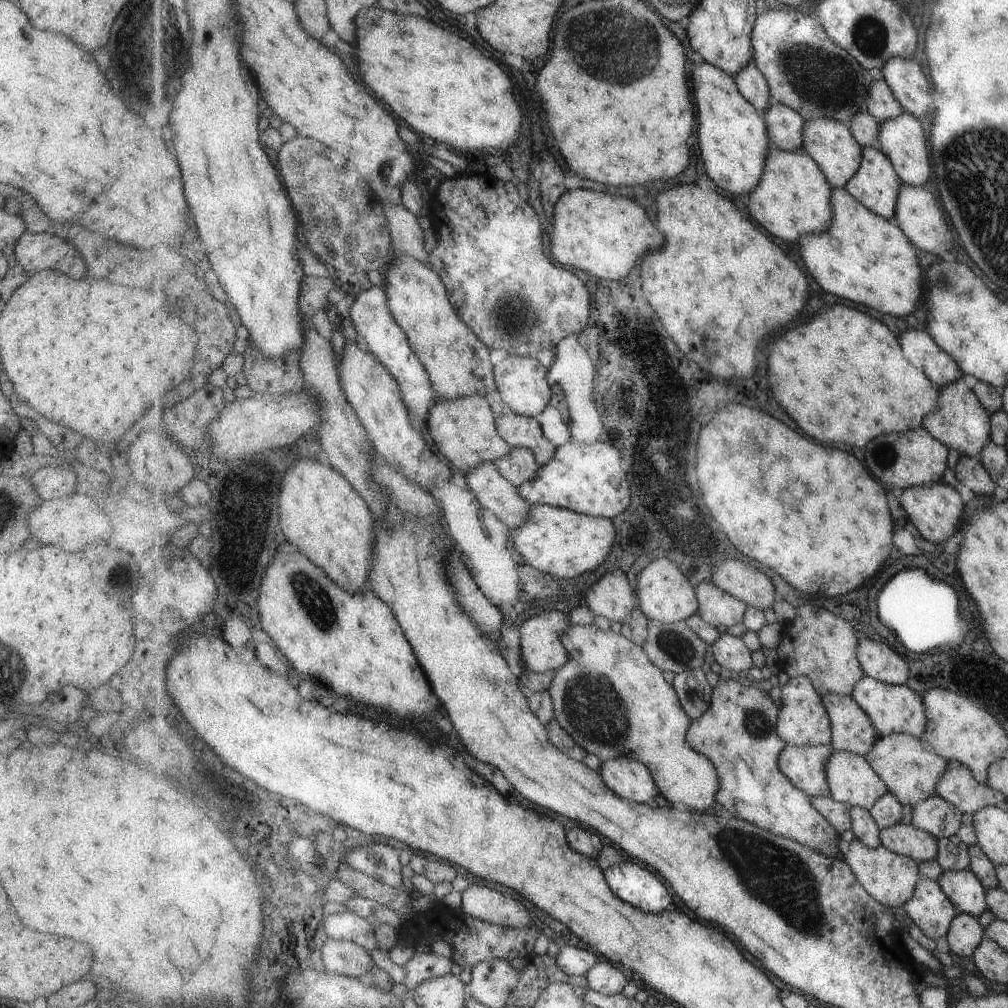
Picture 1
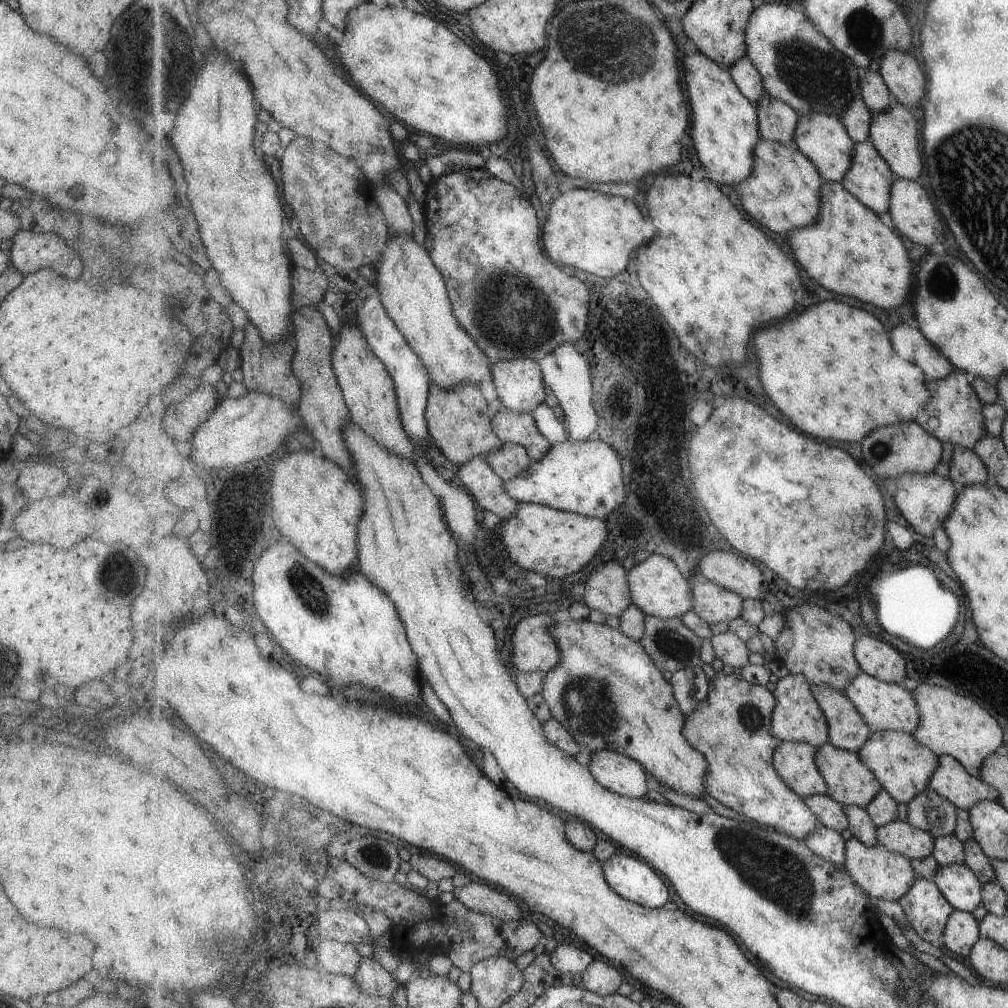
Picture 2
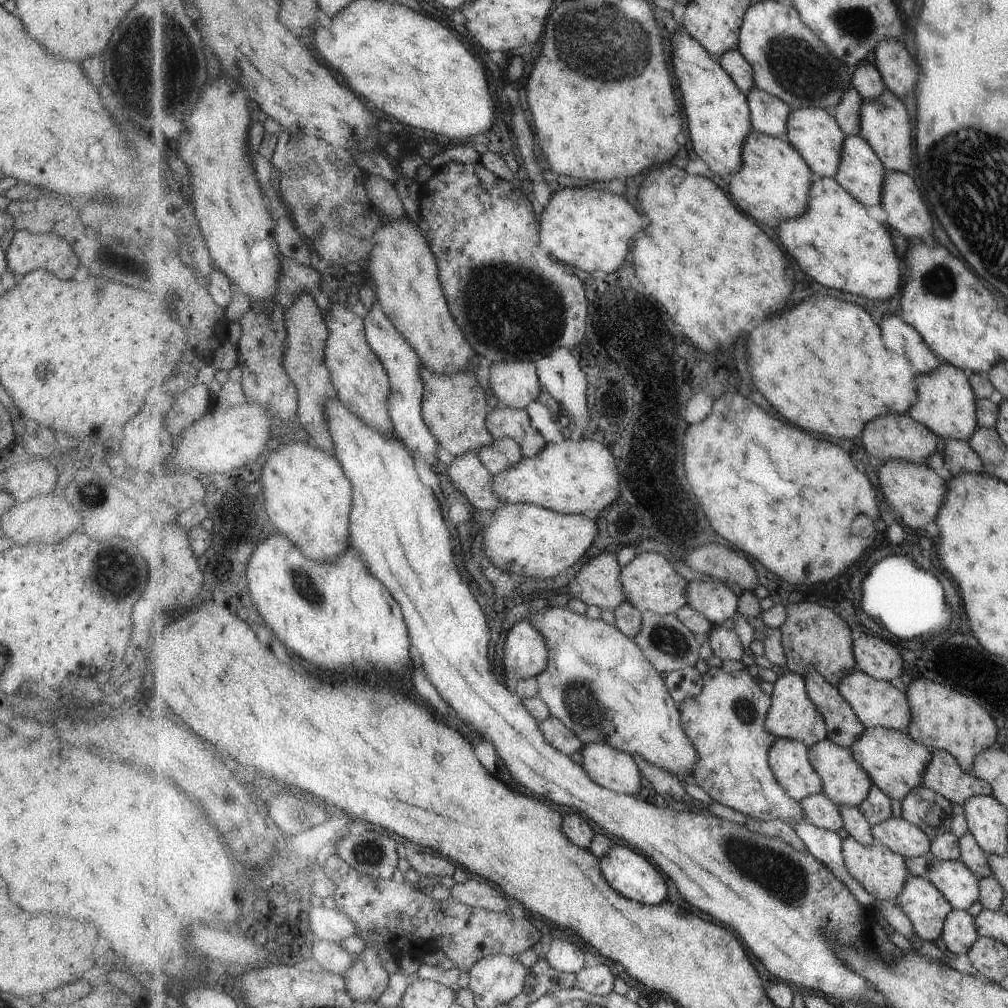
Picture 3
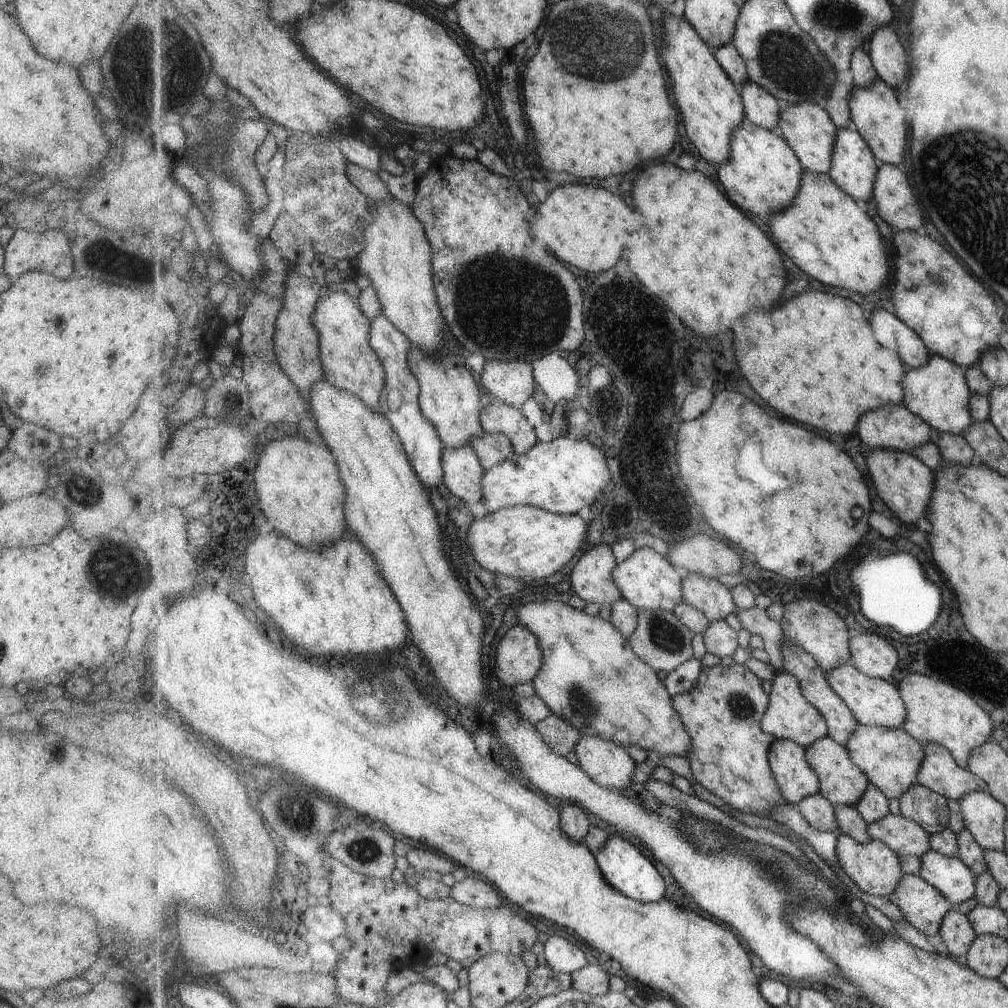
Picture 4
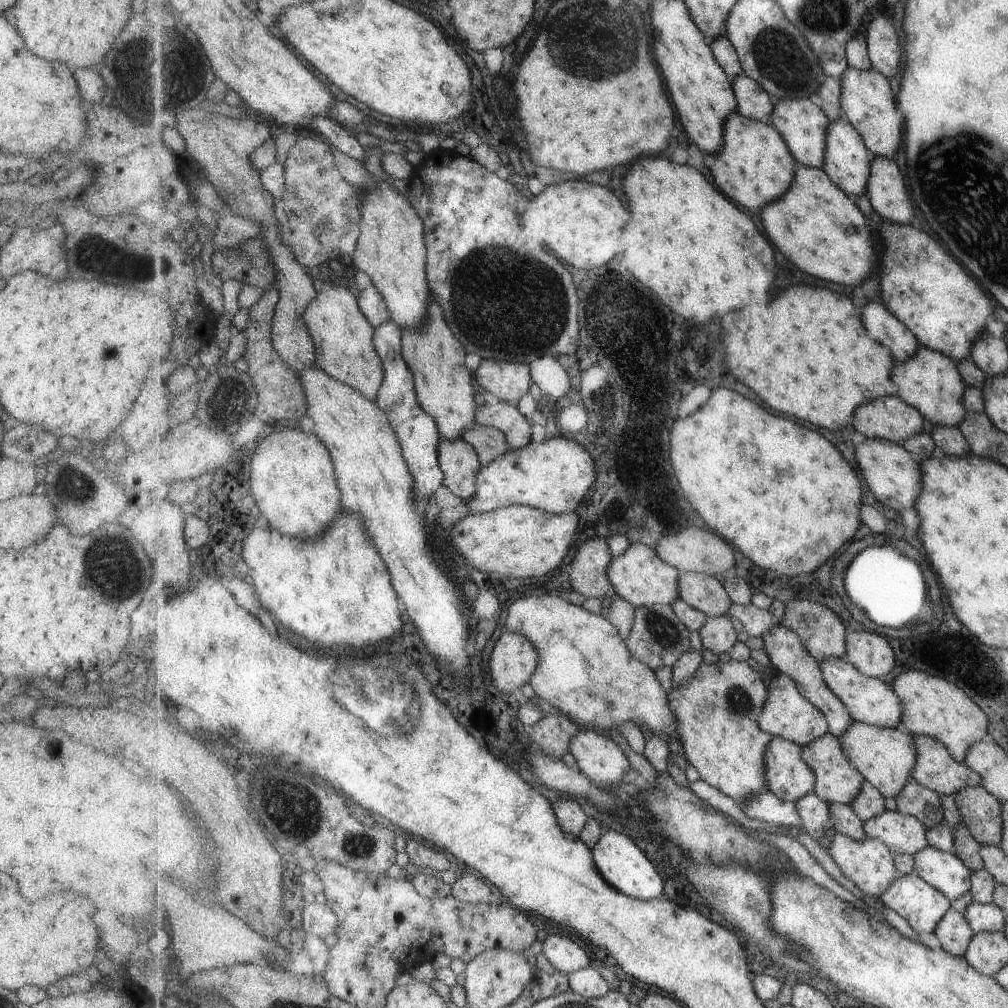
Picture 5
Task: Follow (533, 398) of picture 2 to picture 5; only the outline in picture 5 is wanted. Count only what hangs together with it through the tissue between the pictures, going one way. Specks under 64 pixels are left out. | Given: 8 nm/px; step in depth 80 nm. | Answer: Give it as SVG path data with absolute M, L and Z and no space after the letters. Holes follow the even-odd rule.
M482 358L475 371L475 380L481 388L497 396L499 400L517 404L531 388L532 368L521 362Z

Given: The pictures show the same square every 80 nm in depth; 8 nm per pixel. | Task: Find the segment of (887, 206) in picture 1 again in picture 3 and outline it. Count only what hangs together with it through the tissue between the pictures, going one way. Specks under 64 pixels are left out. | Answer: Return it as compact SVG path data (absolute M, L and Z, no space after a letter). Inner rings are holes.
M848 135L835 178L864 205L882 204L882 190L887 170L872 144L865 137Z

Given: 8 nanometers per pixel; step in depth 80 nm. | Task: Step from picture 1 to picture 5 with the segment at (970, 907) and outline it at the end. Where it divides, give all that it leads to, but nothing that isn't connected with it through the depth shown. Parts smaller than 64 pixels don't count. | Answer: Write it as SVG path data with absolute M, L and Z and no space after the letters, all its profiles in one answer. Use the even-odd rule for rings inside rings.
M929 845L916 852L914 872L936 886L951 900L967 892L971 870L955 852L950 853Z

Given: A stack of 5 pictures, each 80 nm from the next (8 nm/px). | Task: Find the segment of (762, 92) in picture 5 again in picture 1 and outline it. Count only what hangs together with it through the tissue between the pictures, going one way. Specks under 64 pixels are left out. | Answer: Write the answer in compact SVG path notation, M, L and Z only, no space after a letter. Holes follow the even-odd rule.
M773 102L765 112L768 135L773 147L785 151L803 149L805 118L786 104Z

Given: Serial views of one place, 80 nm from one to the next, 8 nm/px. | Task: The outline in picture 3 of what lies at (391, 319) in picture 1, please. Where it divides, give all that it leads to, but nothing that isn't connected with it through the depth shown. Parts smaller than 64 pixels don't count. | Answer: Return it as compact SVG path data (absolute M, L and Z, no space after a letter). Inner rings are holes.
M378 300L364 318L366 333L371 348L380 356L387 369L391 381L390 414L396 434L406 444L413 455L422 457L430 468L439 464L439 450L442 444L429 428L424 419L422 404L424 403L424 380L421 374L423 366L421 357L413 345L399 332L393 321L387 316Z

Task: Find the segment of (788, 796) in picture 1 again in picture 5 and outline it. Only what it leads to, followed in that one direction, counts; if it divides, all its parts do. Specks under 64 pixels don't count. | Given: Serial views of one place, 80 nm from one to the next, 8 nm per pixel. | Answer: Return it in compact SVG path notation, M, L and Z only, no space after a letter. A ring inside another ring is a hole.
M747 661L704 662L691 680L671 688L668 695L678 718L683 754L705 782L730 796L740 807L761 791L769 790L765 753L774 736L760 727L760 716L768 699L768 685L759 672L753 670Z

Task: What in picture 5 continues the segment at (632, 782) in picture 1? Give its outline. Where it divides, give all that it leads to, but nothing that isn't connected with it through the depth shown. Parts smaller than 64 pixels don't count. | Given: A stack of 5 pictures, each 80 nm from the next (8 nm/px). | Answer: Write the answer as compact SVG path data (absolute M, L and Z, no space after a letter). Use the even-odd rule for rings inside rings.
M580 730L570 742L569 752L579 769L597 785L620 784L631 764L623 748L602 732Z

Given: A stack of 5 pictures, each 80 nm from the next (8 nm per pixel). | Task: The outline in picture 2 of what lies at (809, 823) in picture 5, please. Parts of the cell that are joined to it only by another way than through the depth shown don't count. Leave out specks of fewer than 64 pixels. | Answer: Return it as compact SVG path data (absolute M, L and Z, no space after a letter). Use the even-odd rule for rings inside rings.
M828 794L807 797L805 802L816 813L820 825L834 828L839 832L848 828L850 822L845 806Z

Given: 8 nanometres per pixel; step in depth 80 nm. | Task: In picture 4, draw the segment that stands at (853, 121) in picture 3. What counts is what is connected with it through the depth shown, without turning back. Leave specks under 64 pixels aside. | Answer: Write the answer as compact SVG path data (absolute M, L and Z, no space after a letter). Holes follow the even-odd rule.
M851 68L841 71L836 78L832 91L825 100L825 109L829 111L838 128L852 126L850 96L854 93L854 72Z

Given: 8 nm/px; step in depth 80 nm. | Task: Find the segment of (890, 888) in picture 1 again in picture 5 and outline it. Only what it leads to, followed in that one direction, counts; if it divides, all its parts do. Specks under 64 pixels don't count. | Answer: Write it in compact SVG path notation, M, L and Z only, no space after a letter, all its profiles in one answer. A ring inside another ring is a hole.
M837 832L833 836L828 852L843 874L865 895L879 897L895 879L901 877L897 870L894 853L889 845L885 844L885 841L871 837L864 841L858 841Z

